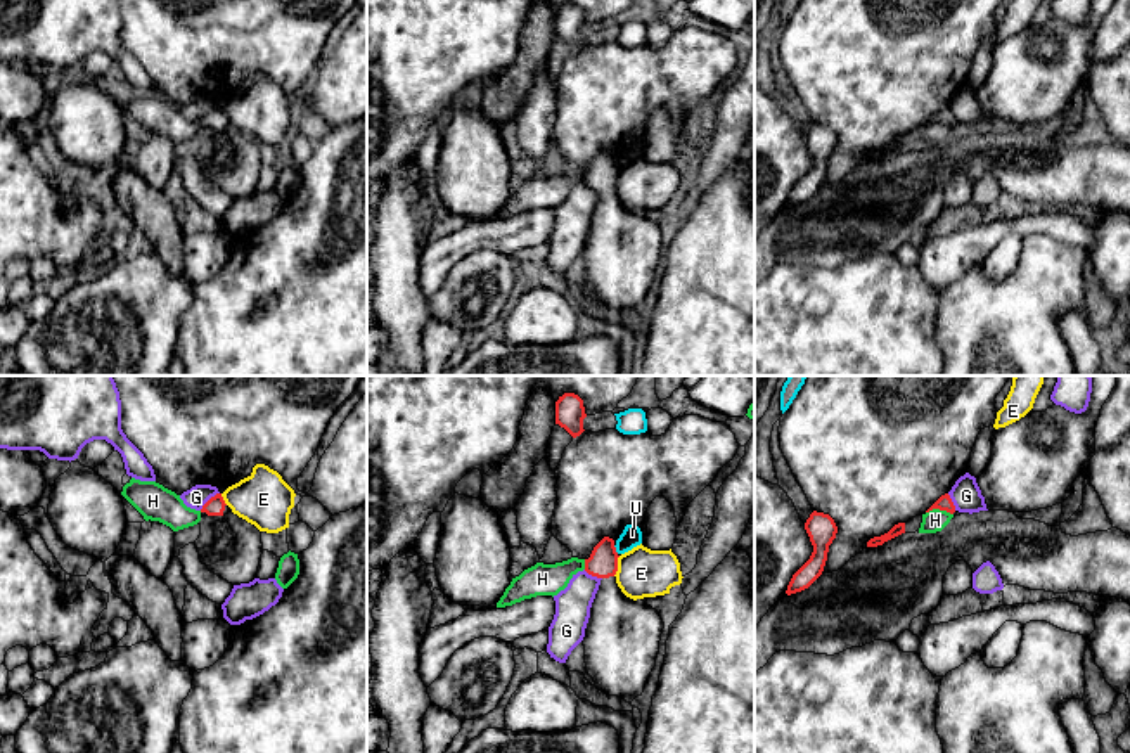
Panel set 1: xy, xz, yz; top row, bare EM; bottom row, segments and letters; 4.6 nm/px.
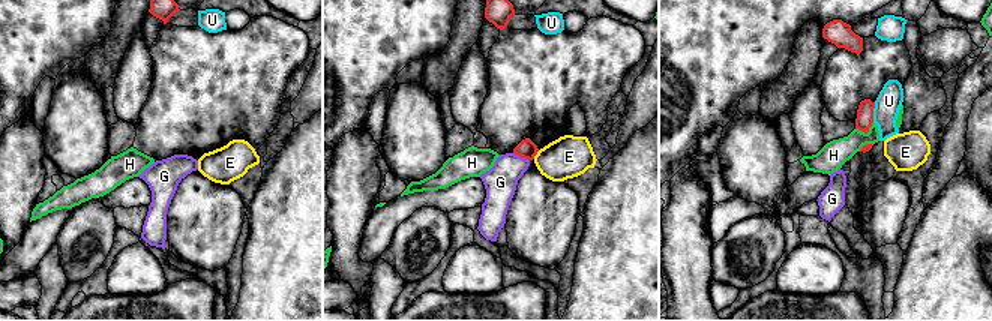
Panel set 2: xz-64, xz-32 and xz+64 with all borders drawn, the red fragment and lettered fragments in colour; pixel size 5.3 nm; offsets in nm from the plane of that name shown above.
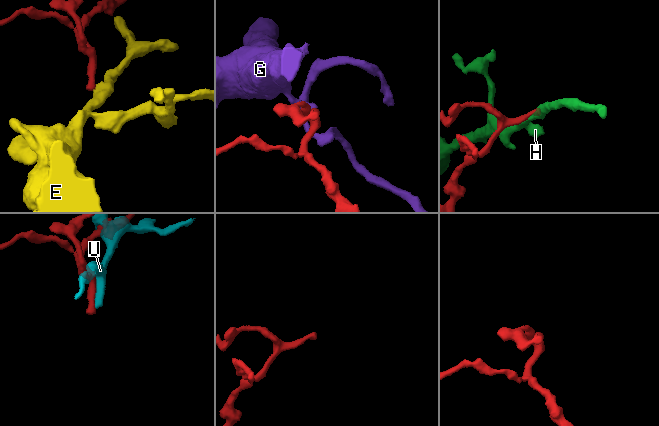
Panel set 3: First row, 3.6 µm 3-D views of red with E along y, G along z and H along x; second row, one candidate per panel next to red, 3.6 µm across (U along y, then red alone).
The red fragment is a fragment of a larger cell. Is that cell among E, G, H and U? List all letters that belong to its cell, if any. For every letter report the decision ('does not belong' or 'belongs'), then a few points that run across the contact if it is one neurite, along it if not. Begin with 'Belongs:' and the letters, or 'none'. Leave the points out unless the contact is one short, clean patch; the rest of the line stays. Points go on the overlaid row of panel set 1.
Belongs: none
E: does not belong; line xz (620, 556), (613, 575)
G: does not belong; line xy (218, 492), (199, 509)
H: does not belong; line yz (926, 511), (938, 509), (952, 514)
U: does not belong

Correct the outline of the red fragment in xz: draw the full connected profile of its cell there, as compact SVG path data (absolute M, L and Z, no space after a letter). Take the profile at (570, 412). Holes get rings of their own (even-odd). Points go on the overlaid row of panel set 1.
M564 393L555 402L555 424L564 428L573 438L580 436L587 417L583 400L575 393Z

